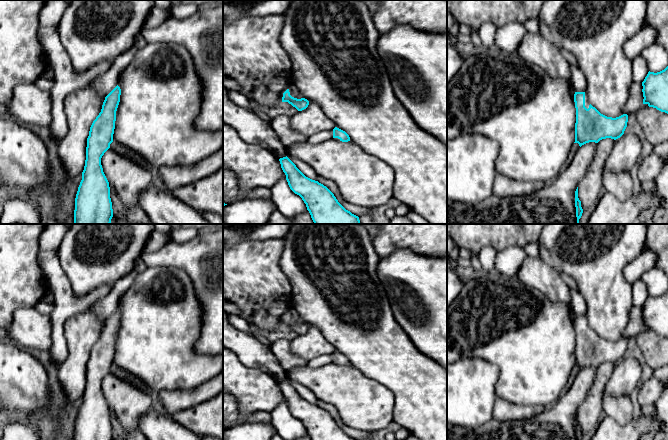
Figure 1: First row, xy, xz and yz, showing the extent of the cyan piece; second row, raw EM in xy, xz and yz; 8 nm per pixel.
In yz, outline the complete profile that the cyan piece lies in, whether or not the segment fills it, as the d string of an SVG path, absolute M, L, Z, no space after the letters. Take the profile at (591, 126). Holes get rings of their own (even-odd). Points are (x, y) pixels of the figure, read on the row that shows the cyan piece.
M575 92L574 102L576 108L575 142L582 145L602 139L618 139L627 127L628 115L623 114L612 118L601 114L593 107L585 92Z

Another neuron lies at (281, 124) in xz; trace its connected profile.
M279 115L269 122L271 128L278 136L280 142L288 148L292 144L307 142L307 137L292 130L290 127L290 117Z

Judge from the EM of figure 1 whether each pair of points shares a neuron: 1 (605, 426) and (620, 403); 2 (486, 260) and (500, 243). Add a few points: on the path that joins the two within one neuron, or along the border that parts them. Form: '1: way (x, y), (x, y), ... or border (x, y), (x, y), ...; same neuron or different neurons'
1: border (606, 415), (620, 424), (627, 424), (632, 419); different neurons
2: border (498, 251), (492, 246), (484, 246), (477, 256); different neurons

